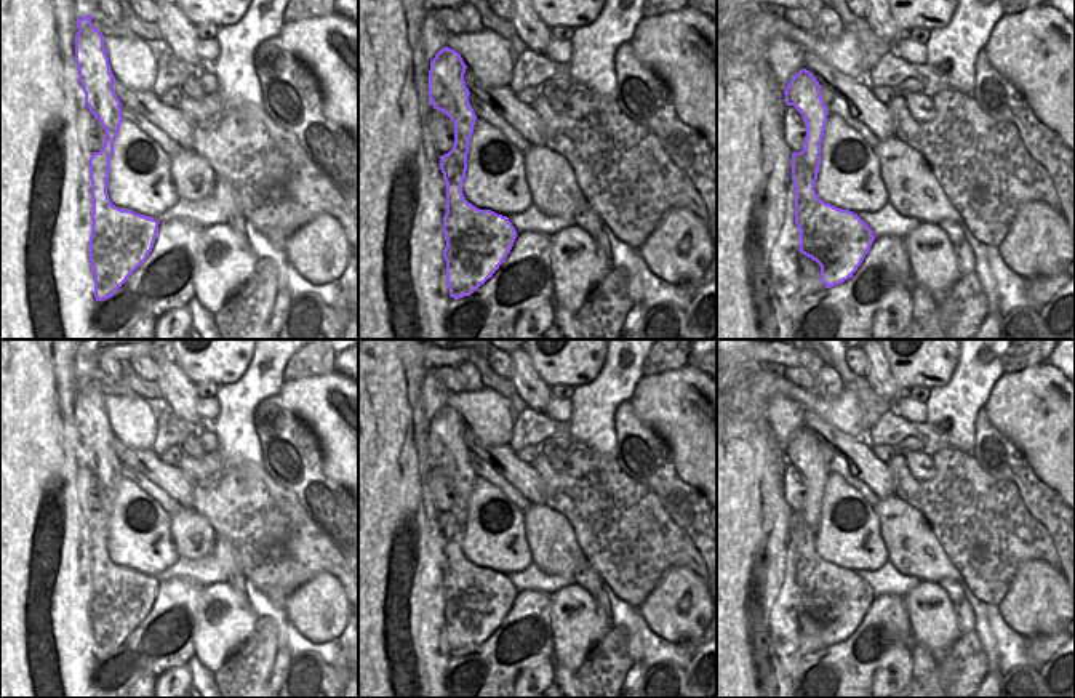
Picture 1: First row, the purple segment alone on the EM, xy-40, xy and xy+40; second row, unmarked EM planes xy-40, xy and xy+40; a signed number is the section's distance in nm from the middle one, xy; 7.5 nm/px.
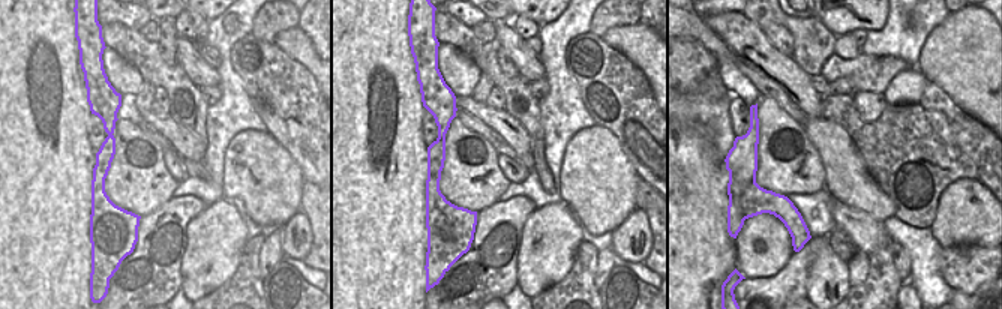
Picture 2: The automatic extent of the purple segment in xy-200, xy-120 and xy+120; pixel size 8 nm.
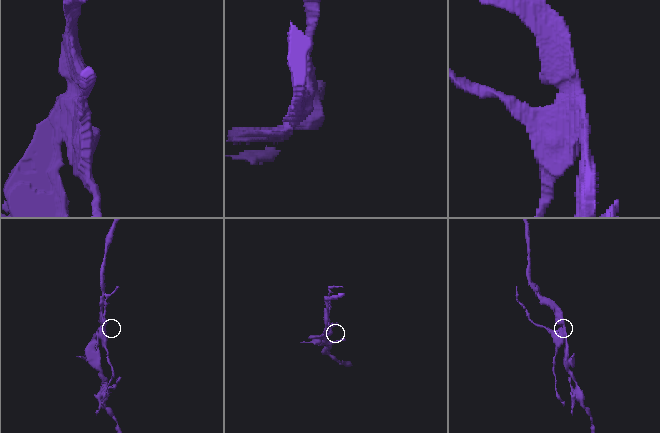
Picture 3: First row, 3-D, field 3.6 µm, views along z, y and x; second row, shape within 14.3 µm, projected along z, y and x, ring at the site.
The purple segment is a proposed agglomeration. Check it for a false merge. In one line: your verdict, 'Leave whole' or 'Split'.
Split.

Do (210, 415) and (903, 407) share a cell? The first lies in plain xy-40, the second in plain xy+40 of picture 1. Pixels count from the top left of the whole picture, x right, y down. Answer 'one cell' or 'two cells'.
one cell

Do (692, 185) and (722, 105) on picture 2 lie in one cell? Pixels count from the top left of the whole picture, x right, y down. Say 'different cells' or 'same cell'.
different cells

